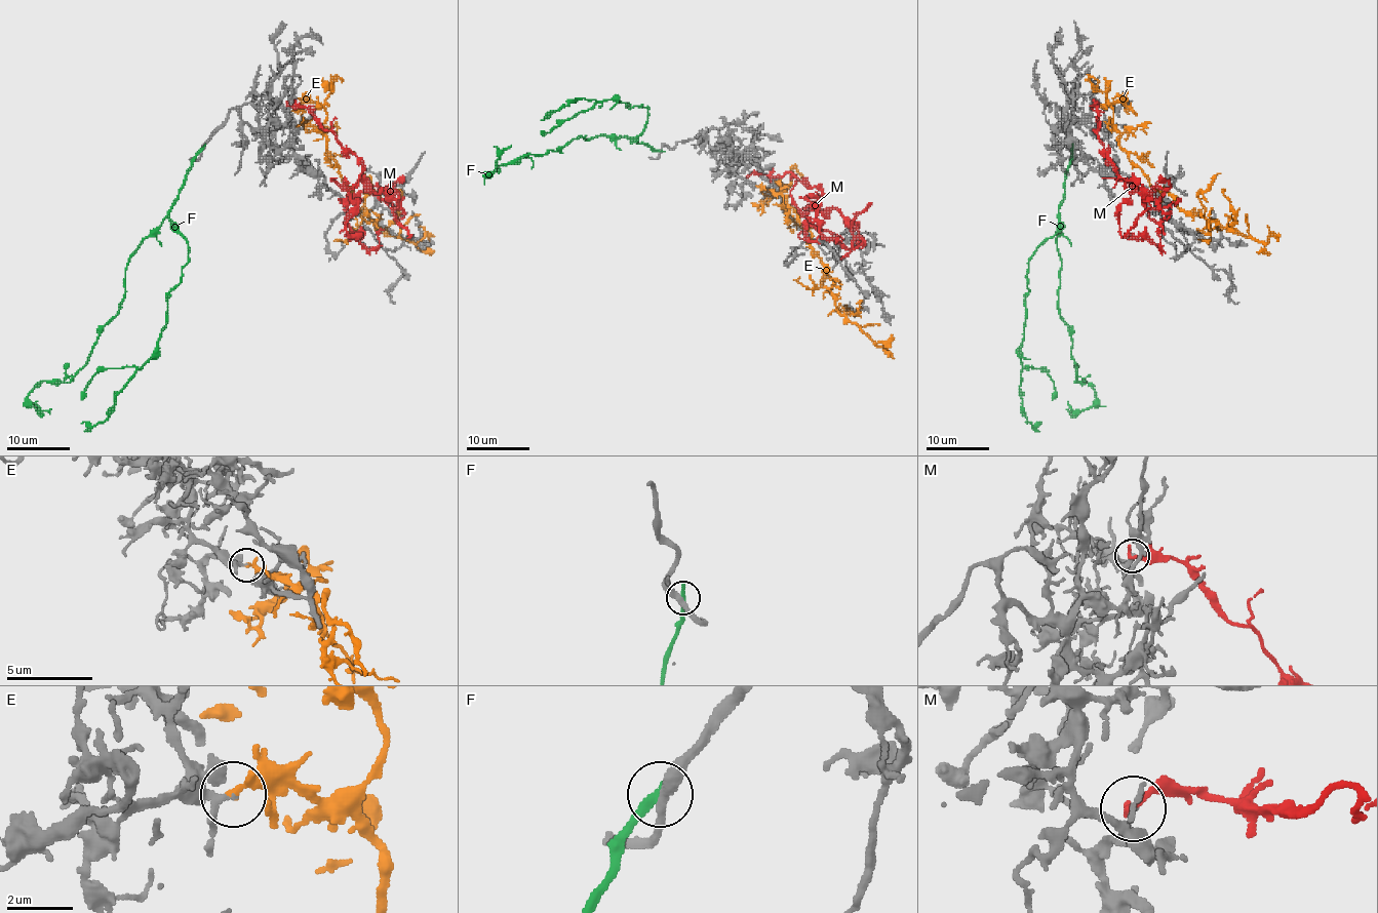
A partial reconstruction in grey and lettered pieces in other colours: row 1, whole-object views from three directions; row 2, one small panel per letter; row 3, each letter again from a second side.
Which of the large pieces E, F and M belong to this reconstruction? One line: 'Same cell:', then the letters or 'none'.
Same cell: E

